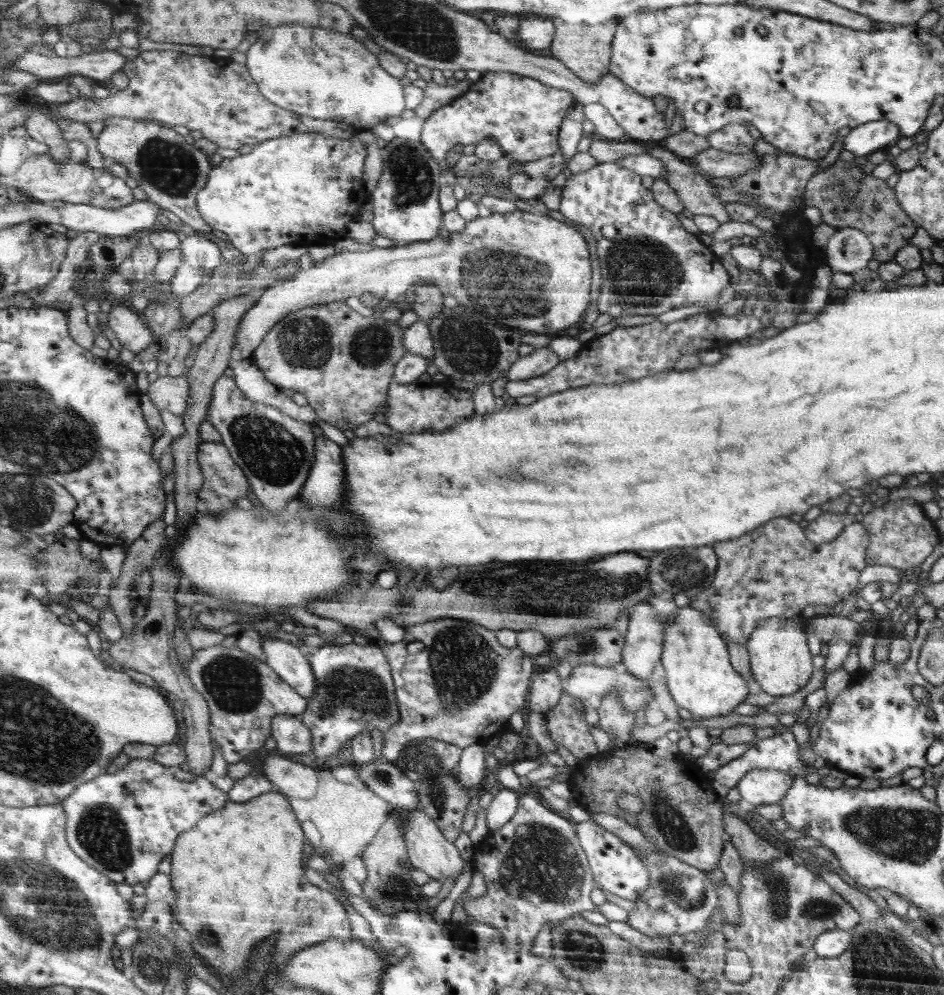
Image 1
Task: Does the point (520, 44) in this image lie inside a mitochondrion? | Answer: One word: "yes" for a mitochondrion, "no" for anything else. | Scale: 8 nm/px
no

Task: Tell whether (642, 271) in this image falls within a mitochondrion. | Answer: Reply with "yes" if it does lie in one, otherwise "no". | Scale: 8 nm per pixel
yes

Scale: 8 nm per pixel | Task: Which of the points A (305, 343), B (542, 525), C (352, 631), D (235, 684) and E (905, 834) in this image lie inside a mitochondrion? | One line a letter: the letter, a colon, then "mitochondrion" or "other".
A: mitochondrion
B: other
C: other
D: mitochondrion
E: mitochondrion

